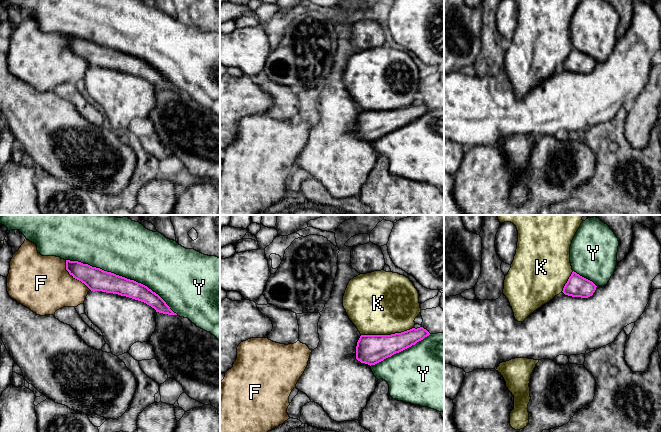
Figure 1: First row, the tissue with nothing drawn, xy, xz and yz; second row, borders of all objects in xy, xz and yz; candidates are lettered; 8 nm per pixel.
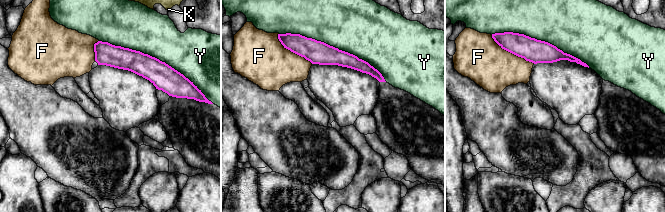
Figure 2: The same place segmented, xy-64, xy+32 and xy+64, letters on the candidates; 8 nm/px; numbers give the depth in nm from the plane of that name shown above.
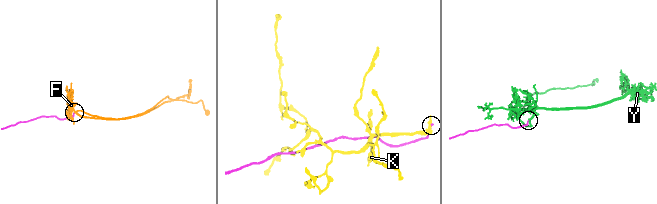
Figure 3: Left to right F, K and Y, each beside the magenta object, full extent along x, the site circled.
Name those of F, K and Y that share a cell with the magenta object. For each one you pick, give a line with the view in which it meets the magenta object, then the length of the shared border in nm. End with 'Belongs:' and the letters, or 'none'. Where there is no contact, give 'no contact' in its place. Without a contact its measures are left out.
Y: meets magenta in xy; contact 1000 nm long
Belongs: Y

